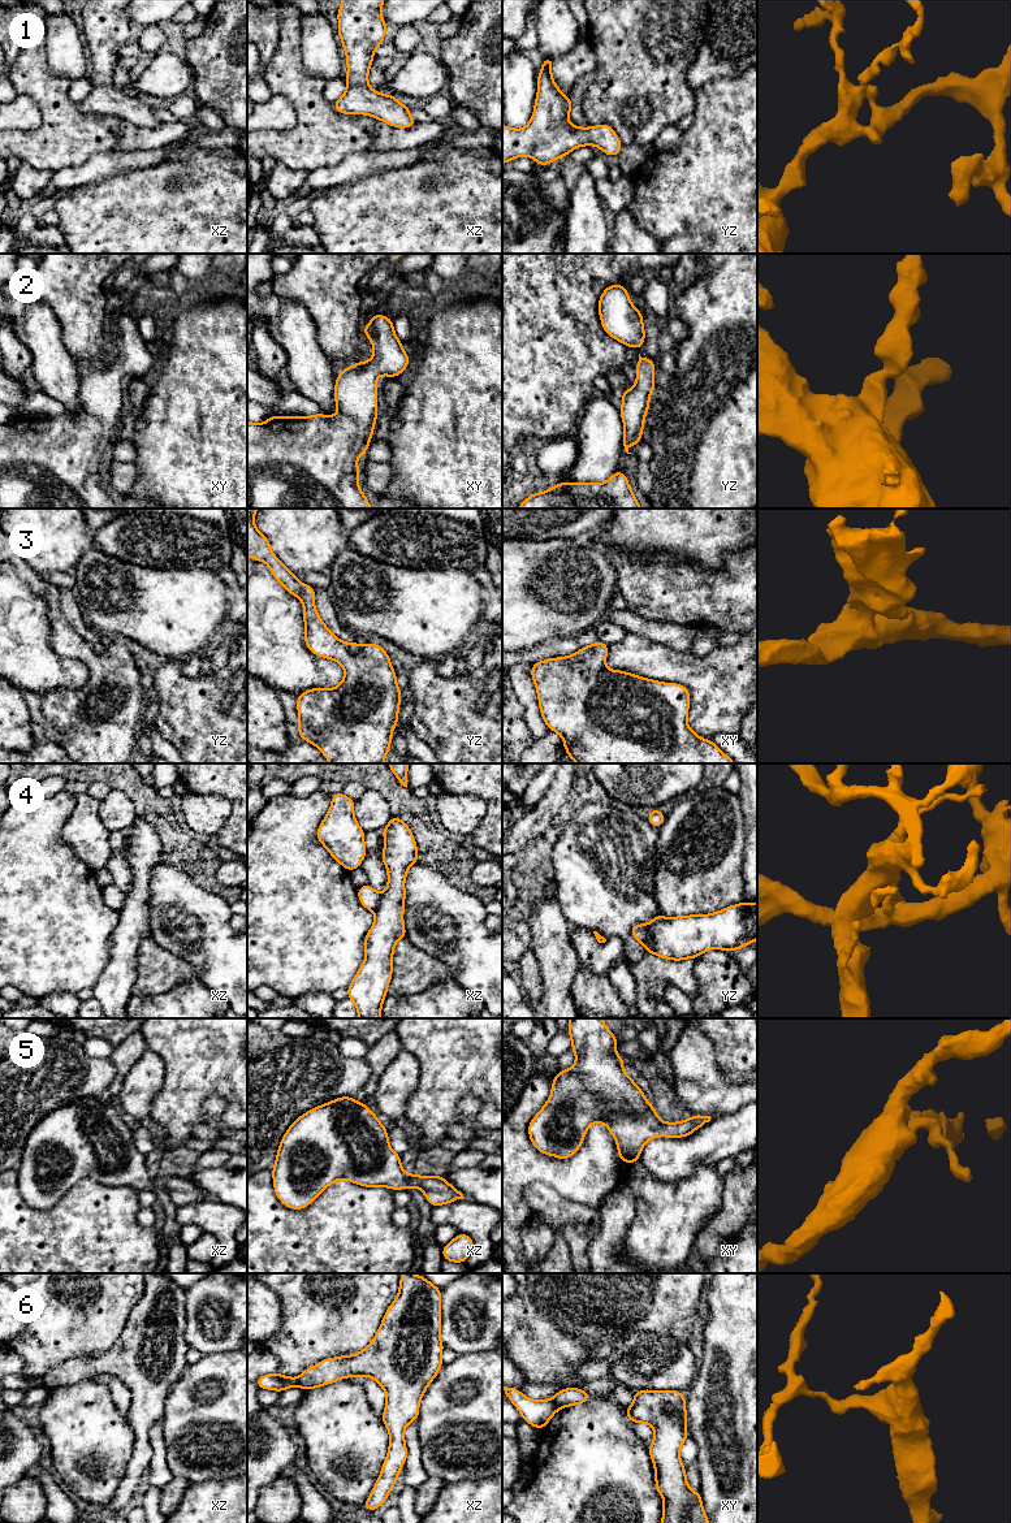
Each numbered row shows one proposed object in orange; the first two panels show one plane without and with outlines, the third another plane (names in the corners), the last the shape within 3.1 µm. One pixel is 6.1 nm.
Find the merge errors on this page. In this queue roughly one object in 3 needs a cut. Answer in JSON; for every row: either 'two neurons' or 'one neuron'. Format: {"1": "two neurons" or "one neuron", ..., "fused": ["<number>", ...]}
{"1": "one neuron", "2": "one neuron", "3": "one neuron", "4": "two neurons", "5": "one neuron", "6": "one neuron", "fused": ["4"]}

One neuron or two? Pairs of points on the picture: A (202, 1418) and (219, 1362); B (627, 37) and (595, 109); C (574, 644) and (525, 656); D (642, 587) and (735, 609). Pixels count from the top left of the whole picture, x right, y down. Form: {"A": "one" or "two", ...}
{"A": "one", "B": "one", "C": "one", "D": "one"}

